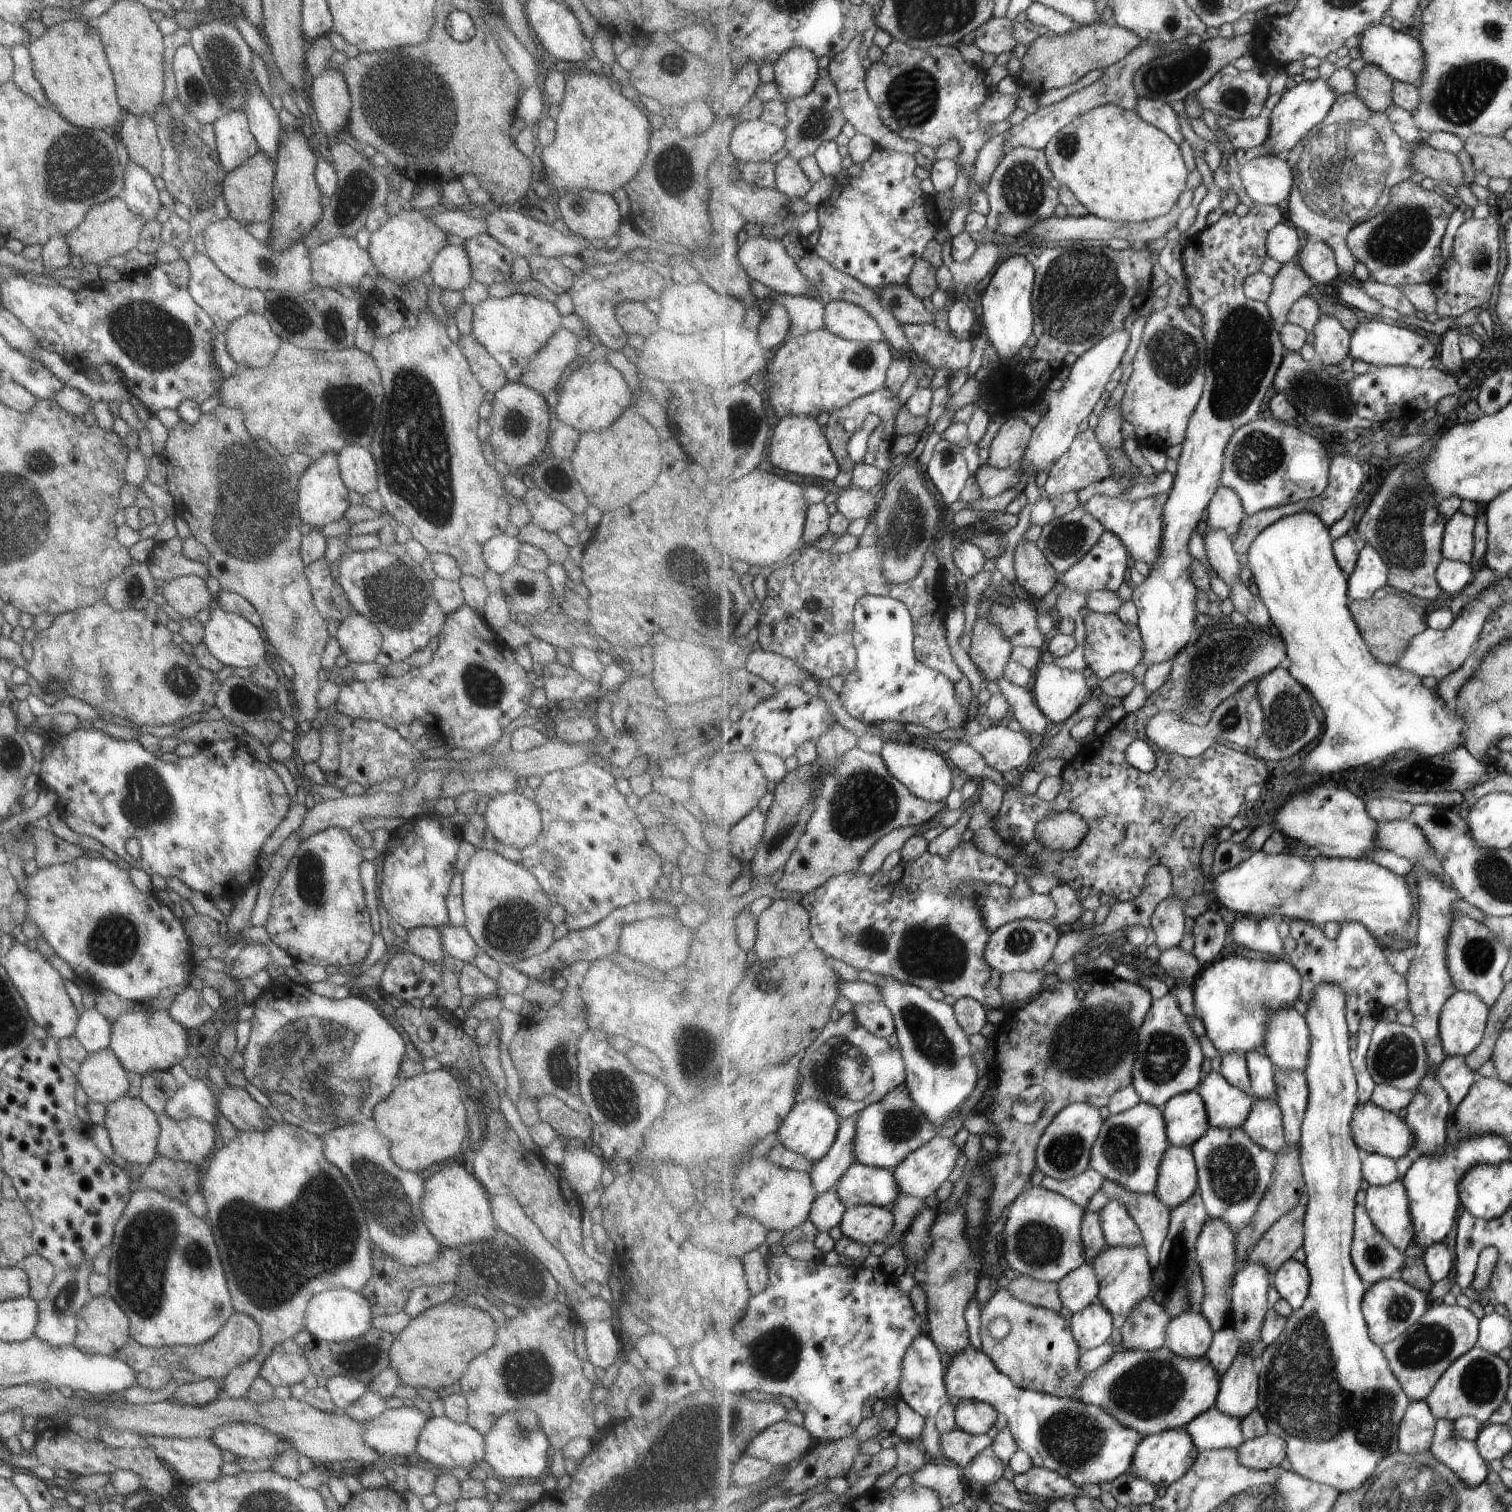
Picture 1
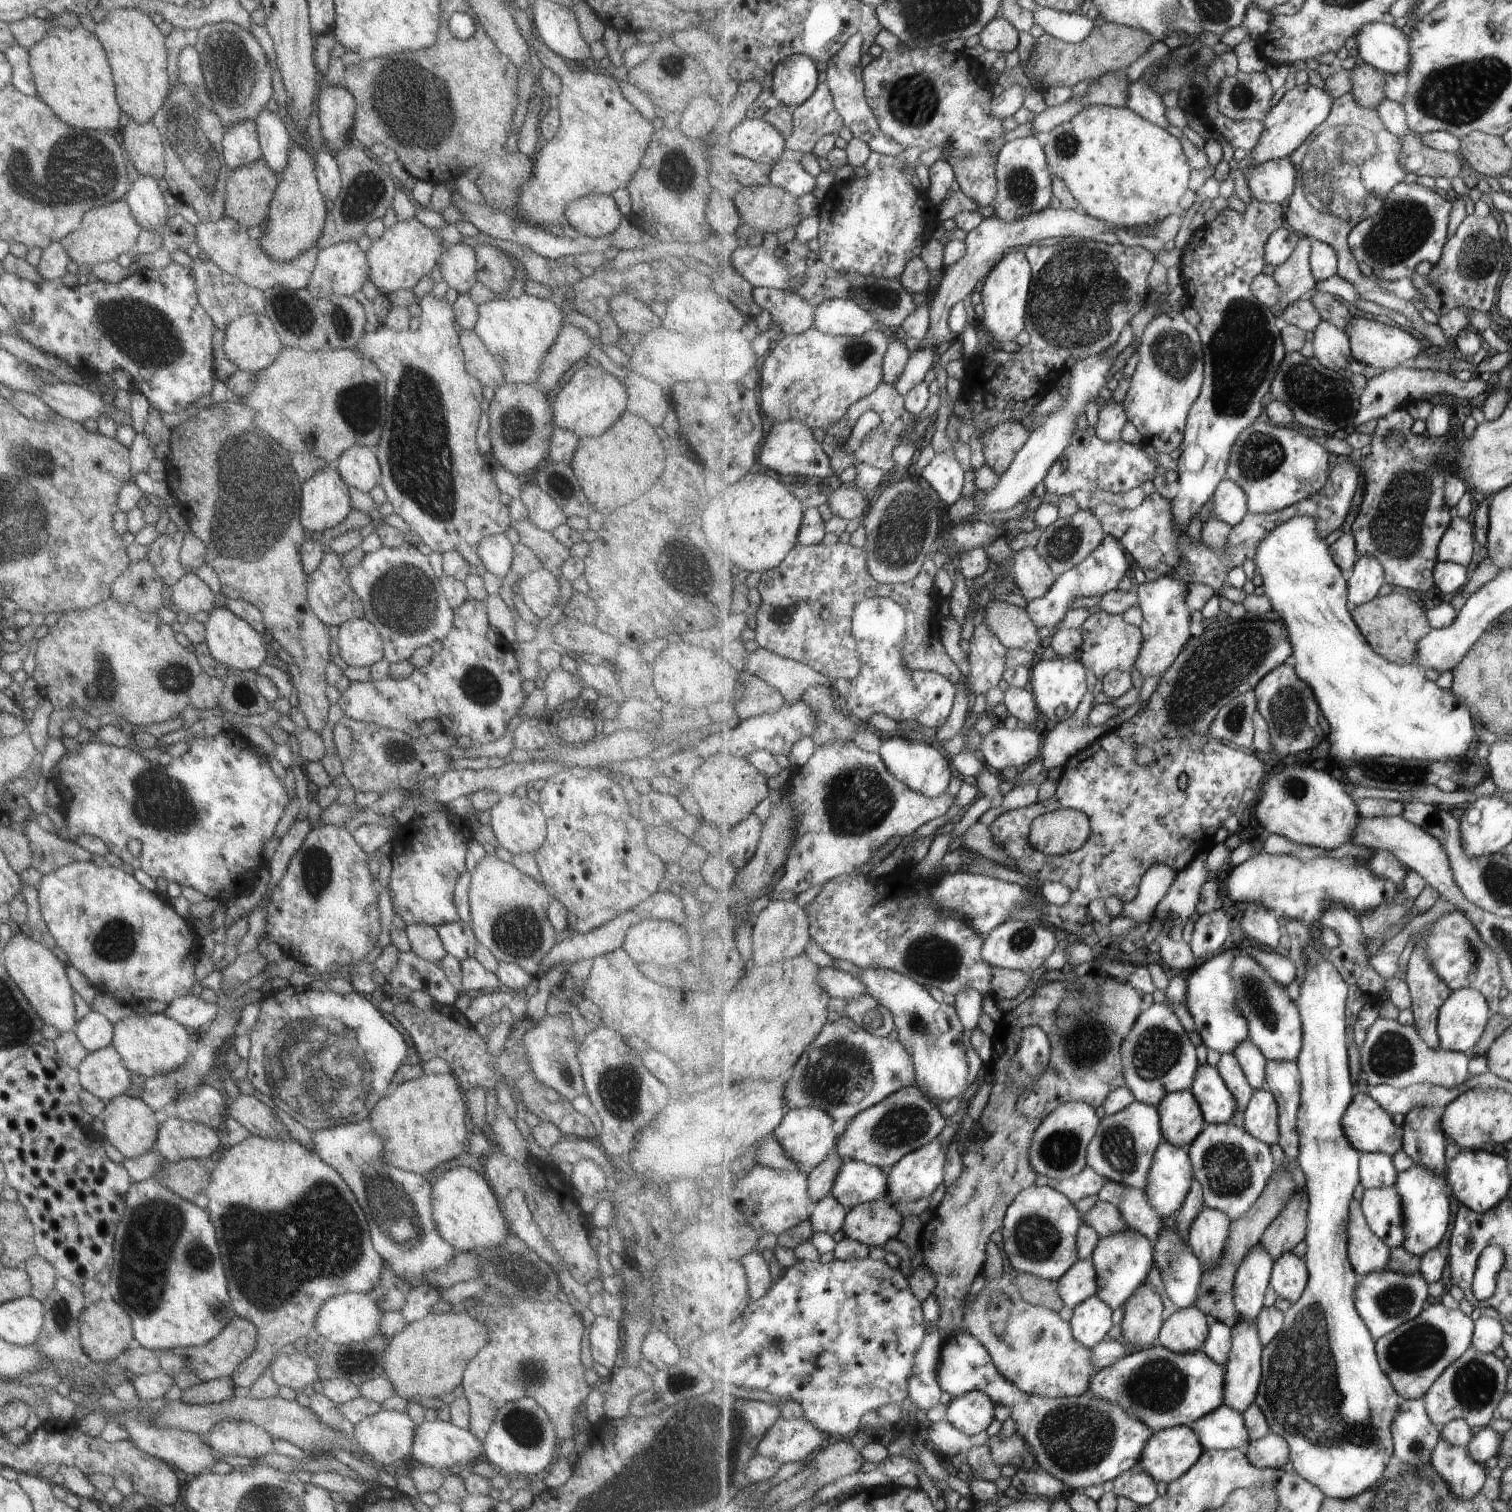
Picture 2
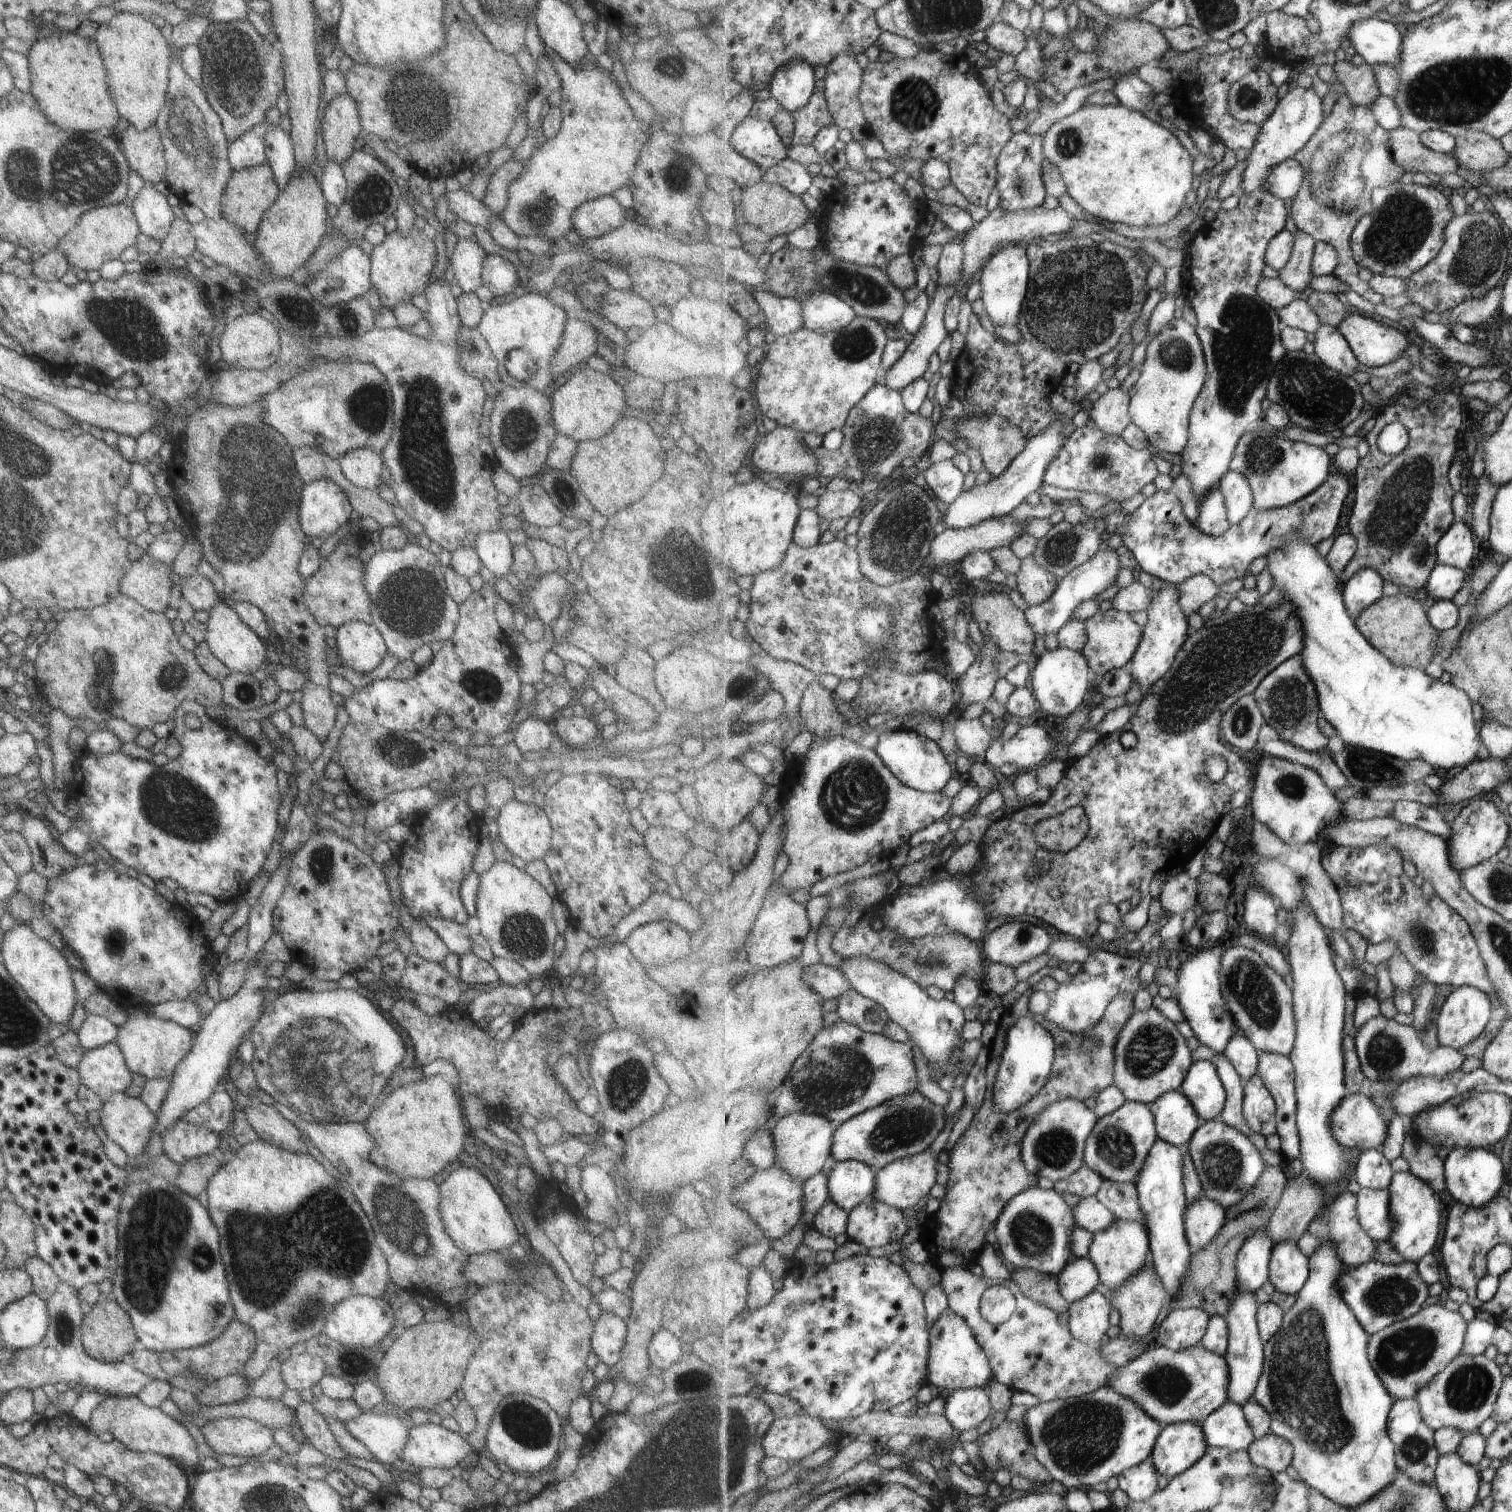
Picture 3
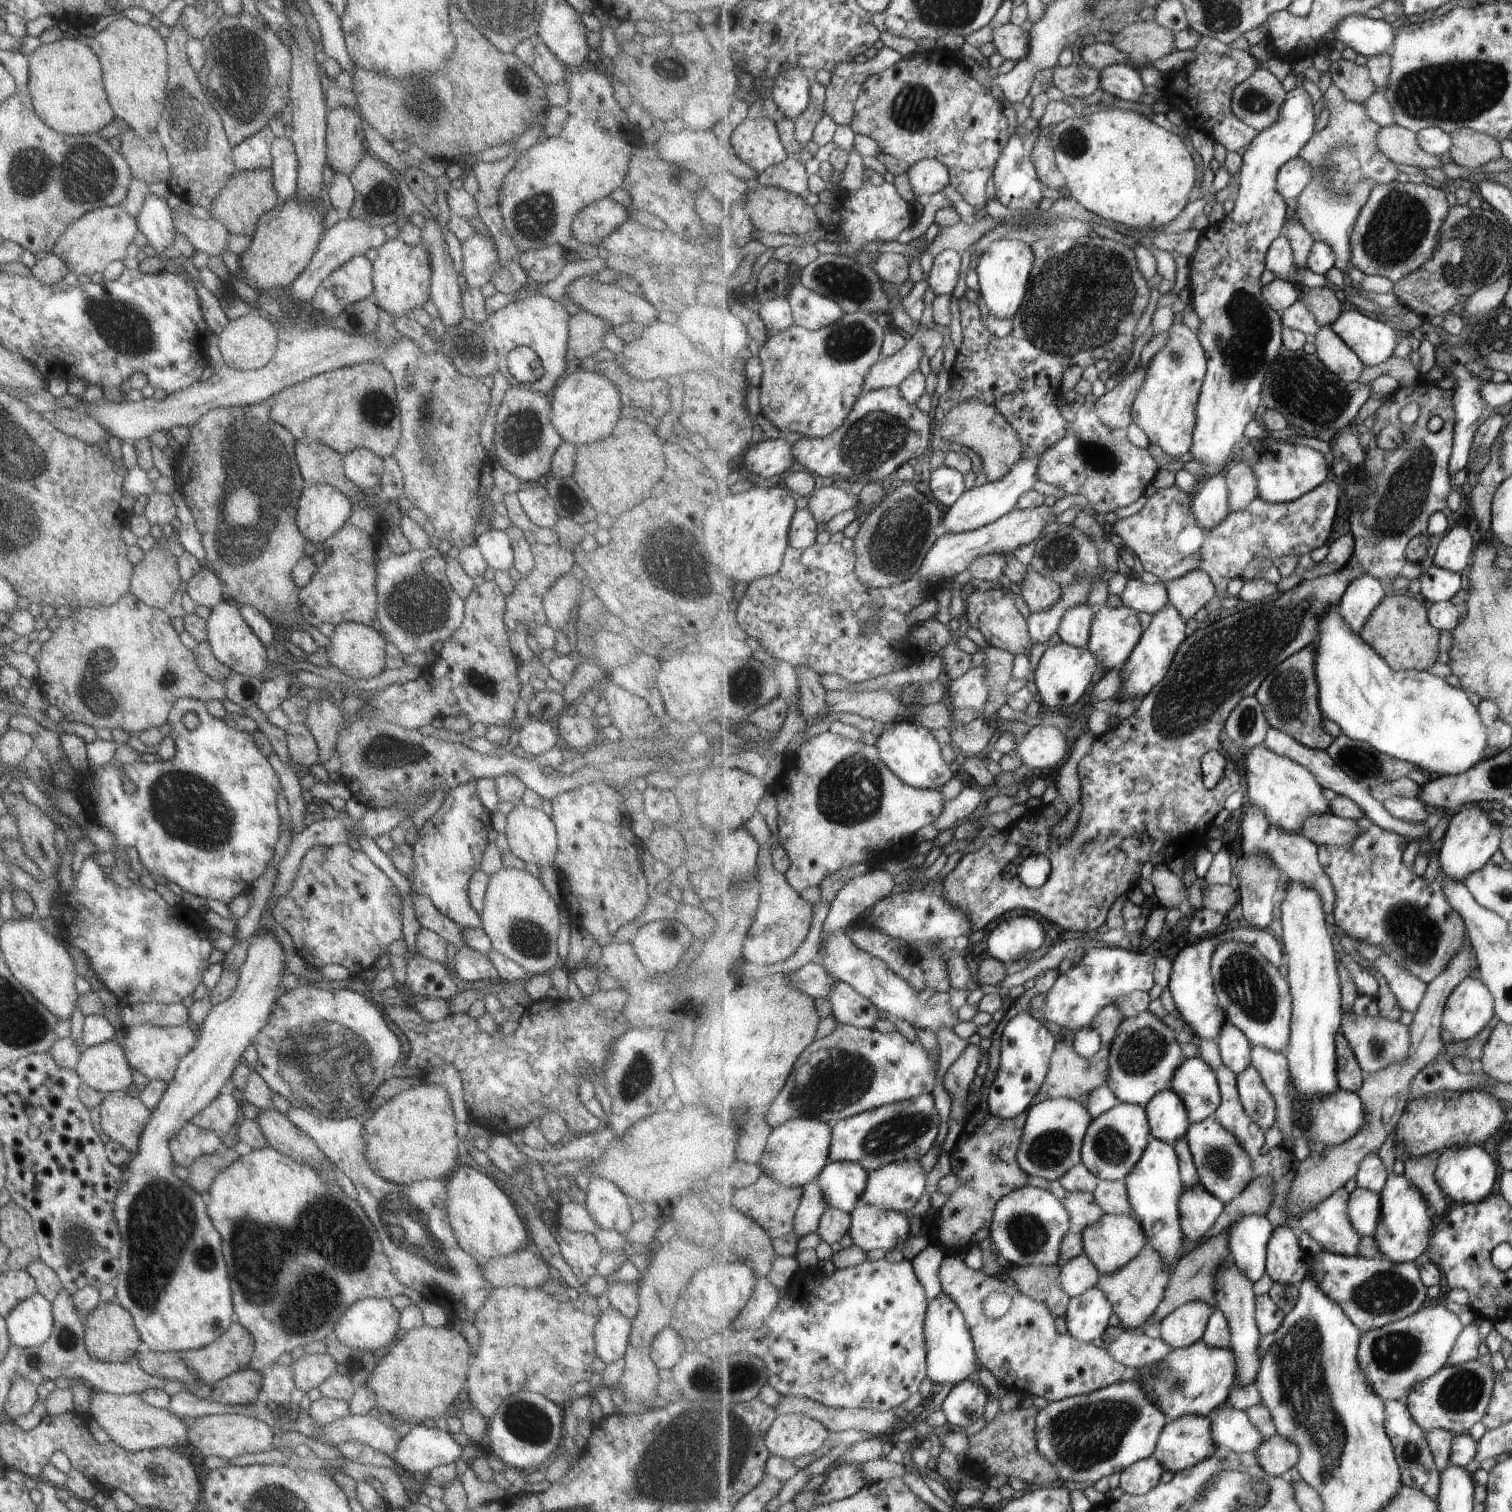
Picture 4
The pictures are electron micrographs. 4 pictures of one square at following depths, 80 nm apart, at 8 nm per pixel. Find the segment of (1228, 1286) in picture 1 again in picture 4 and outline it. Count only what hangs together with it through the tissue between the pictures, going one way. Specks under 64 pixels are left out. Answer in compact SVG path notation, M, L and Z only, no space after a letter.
M1203 1185L1185 1187L1180 1200L1182 1229L1187 1239L1202 1239L1216 1226L1225 1203Z

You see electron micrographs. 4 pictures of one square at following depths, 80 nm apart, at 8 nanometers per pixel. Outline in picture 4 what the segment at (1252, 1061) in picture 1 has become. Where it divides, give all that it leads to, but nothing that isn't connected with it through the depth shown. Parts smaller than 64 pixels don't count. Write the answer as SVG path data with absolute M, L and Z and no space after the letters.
M1224 1024L1223 1032L1218 1040L1224 1065L1239 1074L1252 1065L1251 1049L1248 1036L1244 1035L1234 1024Z

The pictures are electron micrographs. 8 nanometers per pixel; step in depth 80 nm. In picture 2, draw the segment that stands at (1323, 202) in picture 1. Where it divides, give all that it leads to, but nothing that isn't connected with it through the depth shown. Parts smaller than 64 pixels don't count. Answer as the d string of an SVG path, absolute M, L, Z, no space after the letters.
M1351 93L1336 98L1328 119L1320 127L1317 127L1316 131L1290 156L1290 159L1299 168L1300 178L1298 179L1294 198L1289 200L1288 211L1285 217L1288 221L1288 226L1301 236L1309 236L1313 240L1330 244L1337 251L1338 275L1348 280L1363 299L1370 300L1404 315L1410 322L1410 328L1423 336L1424 340L1431 345L1431 350L1434 353L1453 352L1453 354L1458 353L1458 357L1465 359L1467 355L1461 353L1457 346L1449 342L1449 339L1437 324L1424 321L1421 312L1413 306L1411 301L1406 301L1396 294L1387 292L1384 288L1377 285L1371 277L1361 274L1359 261L1353 254L1352 247L1348 241L1349 235L1352 234L1352 230L1357 226L1357 223L1381 212L1386 196L1396 184L1405 180L1408 172L1400 163L1402 146L1401 139L1386 127L1377 109L1365 108L1363 105L1360 105Z

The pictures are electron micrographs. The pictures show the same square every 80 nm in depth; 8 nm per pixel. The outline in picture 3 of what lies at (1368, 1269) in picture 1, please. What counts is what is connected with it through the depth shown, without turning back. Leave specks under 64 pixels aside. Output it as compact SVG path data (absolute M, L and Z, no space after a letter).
M1343 1191L1335 1198L1332 1207L1321 1209L1318 1215L1308 1224L1308 1232L1319 1239L1328 1239L1336 1245L1339 1256L1349 1267L1356 1267L1372 1260L1376 1242L1372 1236L1361 1226L1357 1214L1358 1198L1356 1194Z

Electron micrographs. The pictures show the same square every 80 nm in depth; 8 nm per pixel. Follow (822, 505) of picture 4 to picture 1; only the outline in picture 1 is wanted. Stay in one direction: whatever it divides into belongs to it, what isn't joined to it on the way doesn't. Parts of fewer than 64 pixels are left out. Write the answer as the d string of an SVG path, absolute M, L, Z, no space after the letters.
M848 486L841 490L835 501L838 512L855 521L861 518L872 518L877 514L878 503L875 501L875 492L863 488Z

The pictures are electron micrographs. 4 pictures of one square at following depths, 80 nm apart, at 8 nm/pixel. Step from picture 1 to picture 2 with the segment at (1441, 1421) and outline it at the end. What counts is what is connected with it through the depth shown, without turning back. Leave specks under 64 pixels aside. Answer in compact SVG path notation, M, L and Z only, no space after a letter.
M1440 1439L1433 1453L1432 1465L1462 1501L1473 1500L1487 1482L1487 1470L1477 1462L1467 1447L1456 1447Z

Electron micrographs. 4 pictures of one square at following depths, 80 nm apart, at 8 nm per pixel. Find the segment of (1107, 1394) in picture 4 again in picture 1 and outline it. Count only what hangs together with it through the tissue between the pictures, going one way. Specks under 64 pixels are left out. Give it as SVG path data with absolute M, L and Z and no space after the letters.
M973 1346L963 1350L963 1354L955 1356L944 1378L952 1401L981 1400L981 1402L991 1404L997 1412L1002 1413L1018 1449L1029 1455L1032 1465L1059 1472L1061 1476L1073 1480L1079 1487L1103 1484L1103 1482L1112 1483L1119 1476L1130 1473L1133 1456L1144 1436L1135 1428L1123 1426L1115 1416L1107 1414L1107 1410L1103 1410L1101 1406L1085 1404L1075 1398L1057 1397L1020 1388L1011 1377L997 1369L993 1360L984 1351L977 1350Z

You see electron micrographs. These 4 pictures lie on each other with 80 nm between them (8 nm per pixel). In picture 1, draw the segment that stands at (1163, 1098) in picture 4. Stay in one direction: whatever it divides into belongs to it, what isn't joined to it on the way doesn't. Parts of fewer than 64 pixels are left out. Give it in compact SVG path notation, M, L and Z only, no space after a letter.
M1199 1092L1174 1096L1163 1112L1171 1145L1192 1148L1211 1128L1207 1104Z

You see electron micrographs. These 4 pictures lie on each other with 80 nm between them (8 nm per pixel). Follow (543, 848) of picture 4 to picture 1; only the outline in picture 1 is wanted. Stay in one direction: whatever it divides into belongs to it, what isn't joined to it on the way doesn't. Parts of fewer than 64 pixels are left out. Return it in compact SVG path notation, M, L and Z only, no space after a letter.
M514 791L487 800L482 813L487 834L513 849L533 844L541 830L539 810L533 801Z

